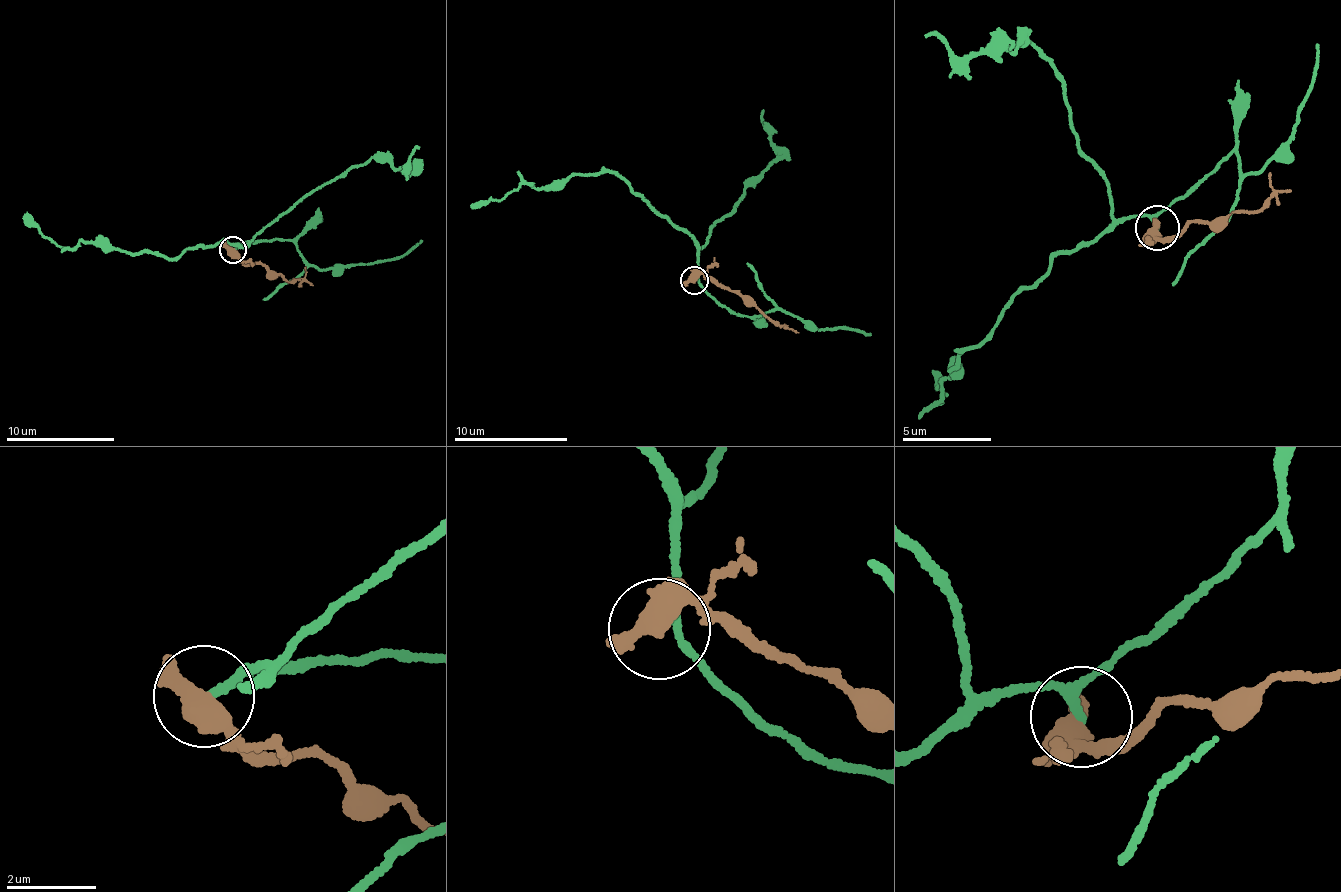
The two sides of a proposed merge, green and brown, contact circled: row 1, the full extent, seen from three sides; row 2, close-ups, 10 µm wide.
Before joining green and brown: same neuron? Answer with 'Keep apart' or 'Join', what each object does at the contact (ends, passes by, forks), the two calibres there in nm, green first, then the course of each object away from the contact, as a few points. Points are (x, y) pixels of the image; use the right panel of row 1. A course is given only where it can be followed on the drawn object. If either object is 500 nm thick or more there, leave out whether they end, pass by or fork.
Keep apart. At the ring green passes by. At the ring brown forks. Thickness 160 nm (green) against 360 nm. Course of green: (1156, 227), (1128, 214), (1050, 259), (946, 369), (952, 377), (938, 403), (946, 395), (937, 375). Course of brown: (1156, 227), (1160, 240), (1168, 234), (1263, 205), (1277, 191), (1291, 192)

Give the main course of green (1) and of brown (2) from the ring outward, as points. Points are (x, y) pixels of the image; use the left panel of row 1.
1: (232, 248), (247, 239), (242, 247), (219, 240), (193, 246), (170, 259), (88, 244), (65, 248), (23, 215)
2: (232, 248), (237, 259), (290, 280), (307, 280), (312, 286)

